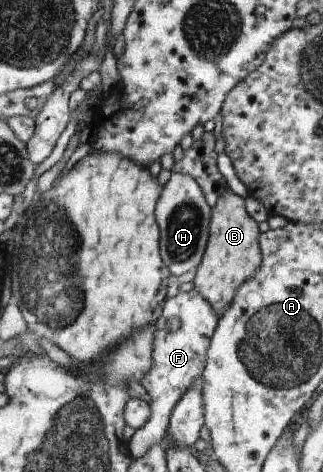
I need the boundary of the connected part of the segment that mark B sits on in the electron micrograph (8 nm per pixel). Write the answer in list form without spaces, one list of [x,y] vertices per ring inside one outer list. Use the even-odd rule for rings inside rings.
[[[227,189],[222,198],[212,208],[210,239],[206,246],[202,263],[196,270],[193,283],[195,287],[212,304],[220,318],[231,306],[239,287],[251,280],[263,262],[260,246],[259,224],[249,216],[245,208],[245,199]]]

